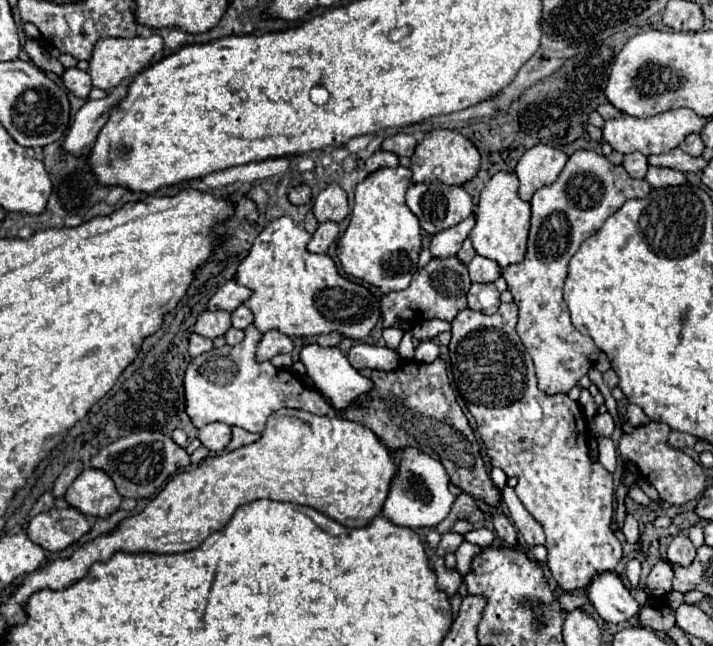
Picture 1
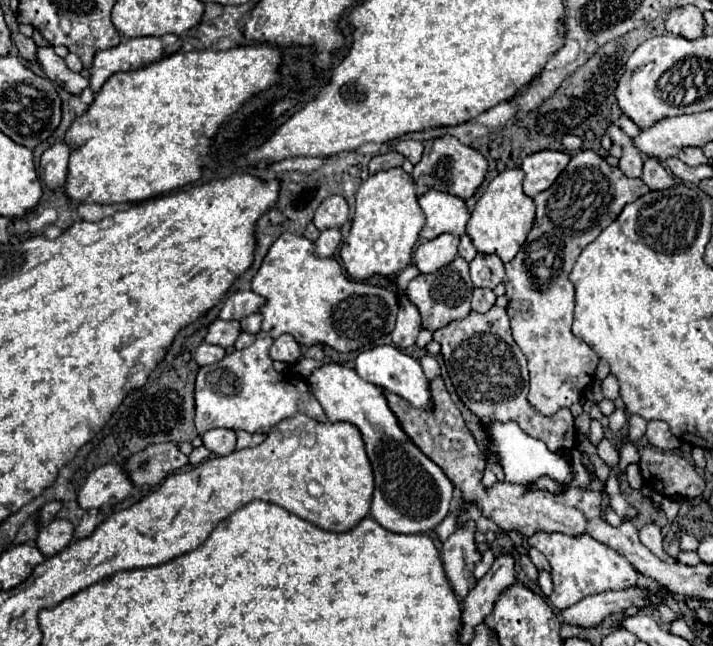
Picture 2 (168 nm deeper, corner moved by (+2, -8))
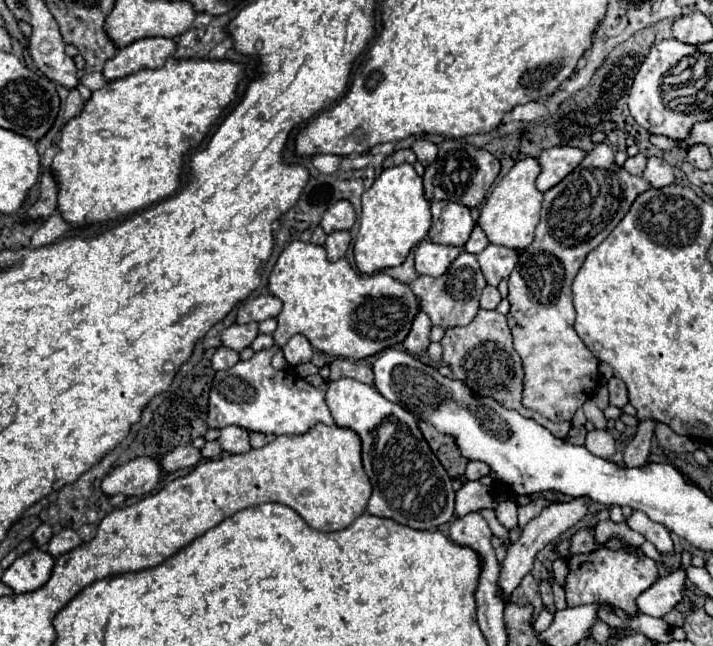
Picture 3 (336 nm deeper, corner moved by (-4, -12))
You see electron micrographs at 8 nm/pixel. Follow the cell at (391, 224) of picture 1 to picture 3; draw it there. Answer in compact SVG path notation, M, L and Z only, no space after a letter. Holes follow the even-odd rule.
M399 164L381 172L375 184L363 192L361 228L355 240L355 264L359 272L373 274L403 264L411 248L415 248L431 228L429 202L423 196L421 176L411 164Z

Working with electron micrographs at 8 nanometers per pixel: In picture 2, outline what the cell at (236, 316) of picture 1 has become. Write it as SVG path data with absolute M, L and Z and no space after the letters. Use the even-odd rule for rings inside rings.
M251 314L251 316L247 316L247 318L243 318L241 320L241 328L243 328L243 332L251 332L251 334L257 334L259 330L261 330L261 314Z

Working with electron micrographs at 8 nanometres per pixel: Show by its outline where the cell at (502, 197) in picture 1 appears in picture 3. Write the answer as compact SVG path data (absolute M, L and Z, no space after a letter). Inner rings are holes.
M525 158L515 162L515 166L497 182L493 192L489 194L485 206L481 208L477 224L487 234L491 244L499 244L517 252L523 252L535 236L535 228L539 224L539 212L543 194L535 188L535 178L539 176L539 164L535 158Z

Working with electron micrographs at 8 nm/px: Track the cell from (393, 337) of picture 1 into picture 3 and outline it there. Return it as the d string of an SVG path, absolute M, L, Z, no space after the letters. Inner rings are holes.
M419 310L407 338L403 340L403 348L413 356L425 352L429 346L429 332L431 332L431 320L423 310Z

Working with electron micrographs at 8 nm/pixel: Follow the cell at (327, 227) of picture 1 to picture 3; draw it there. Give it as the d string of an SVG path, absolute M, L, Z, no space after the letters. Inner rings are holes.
M345 230L329 234L329 236L327 236L327 242L325 242L327 258L329 258L331 262L343 258L345 252L347 252L347 248L349 248L349 242L351 242L351 236L349 236L349 232L345 232Z

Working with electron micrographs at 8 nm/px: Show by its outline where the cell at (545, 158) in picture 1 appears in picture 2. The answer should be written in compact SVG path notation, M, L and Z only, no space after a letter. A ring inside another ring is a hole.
M541 150L527 156L521 164L525 172L525 182L523 182L525 194L533 198L539 192L547 190L555 182L555 178L565 170L569 160L571 160L569 154L557 150Z

